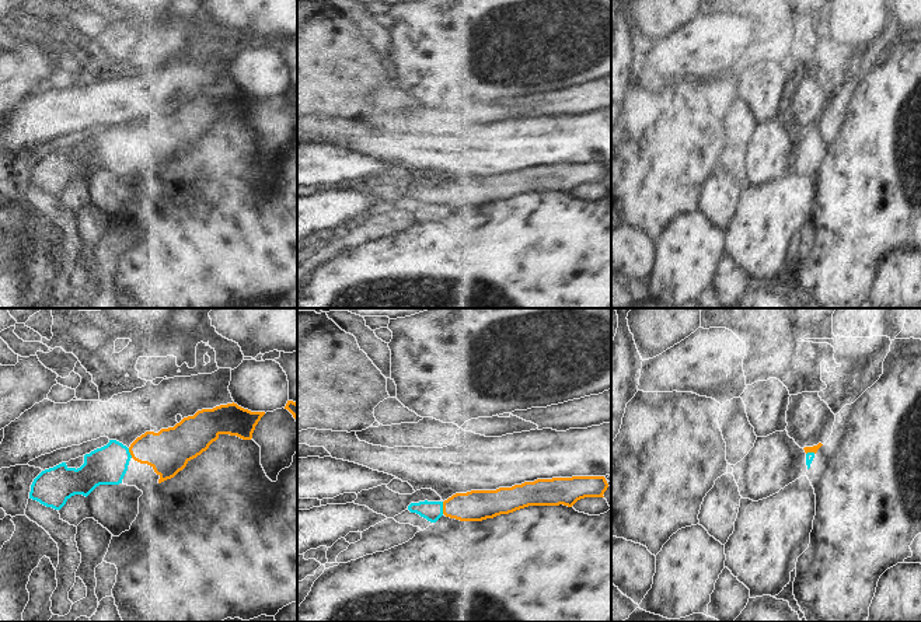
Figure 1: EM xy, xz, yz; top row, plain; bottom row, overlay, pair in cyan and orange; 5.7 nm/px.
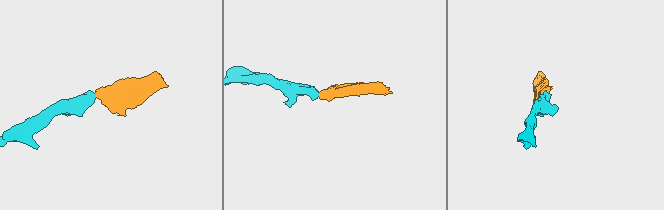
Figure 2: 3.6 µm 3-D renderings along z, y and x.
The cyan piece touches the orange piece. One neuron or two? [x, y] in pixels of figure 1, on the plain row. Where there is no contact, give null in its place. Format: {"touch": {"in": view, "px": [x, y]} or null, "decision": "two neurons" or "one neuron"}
{"touch": {"in": "xz", "px": [442, 194]}, "decision": "one neuron"}

